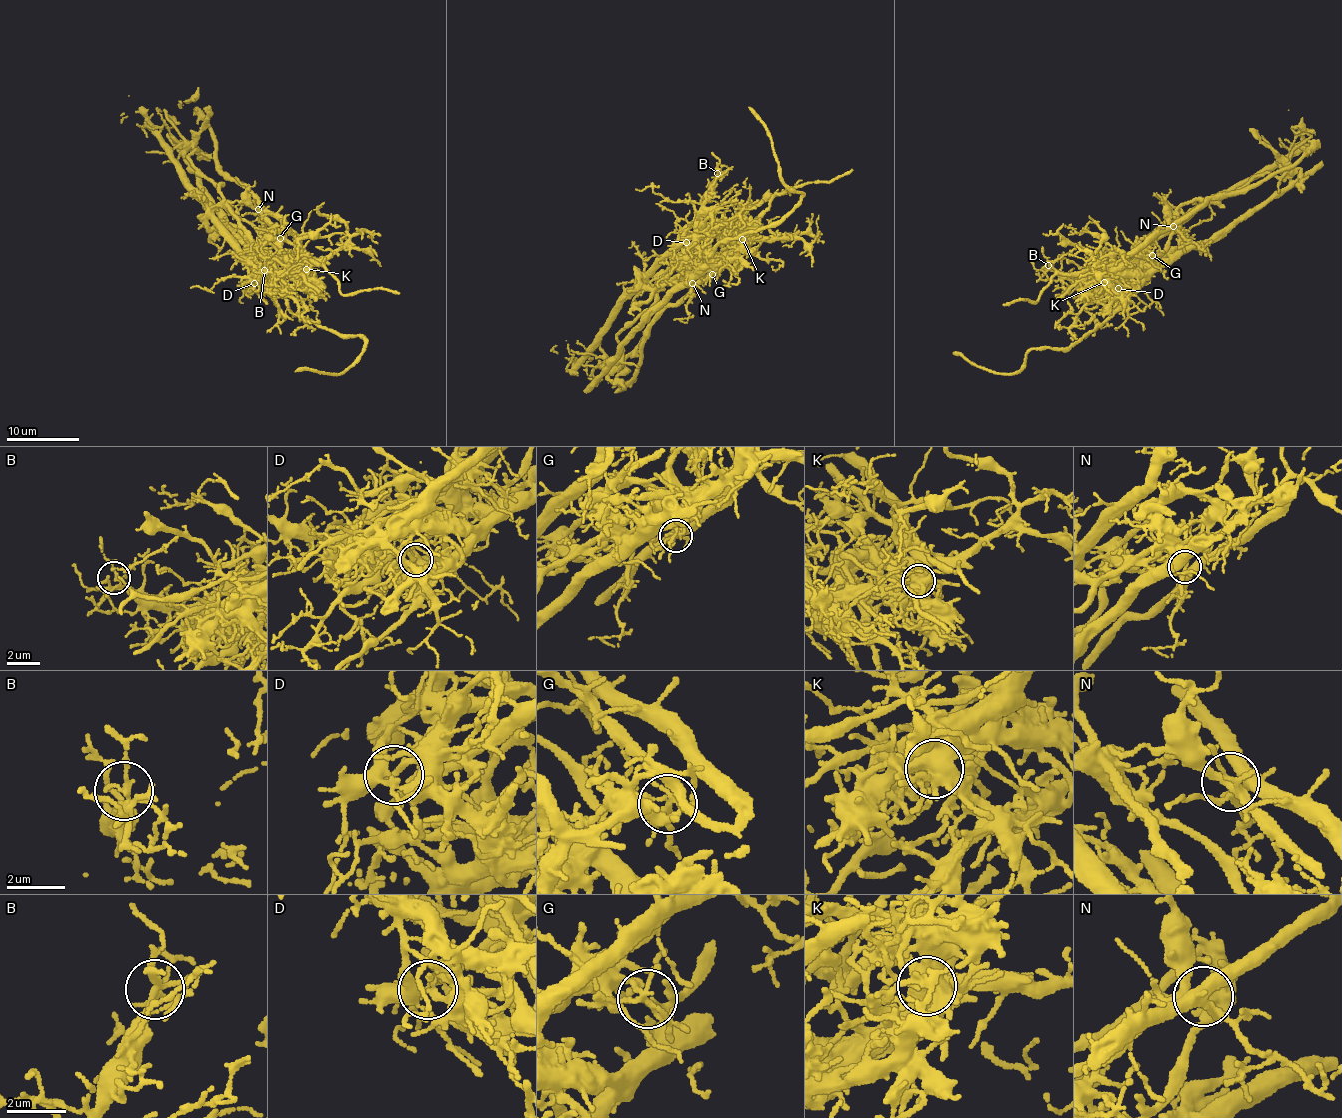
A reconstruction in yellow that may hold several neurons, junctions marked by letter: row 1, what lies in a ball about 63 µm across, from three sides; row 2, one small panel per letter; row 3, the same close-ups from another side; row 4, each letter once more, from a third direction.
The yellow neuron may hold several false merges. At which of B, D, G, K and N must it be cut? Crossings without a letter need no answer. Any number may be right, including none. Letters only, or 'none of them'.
D, G, K

